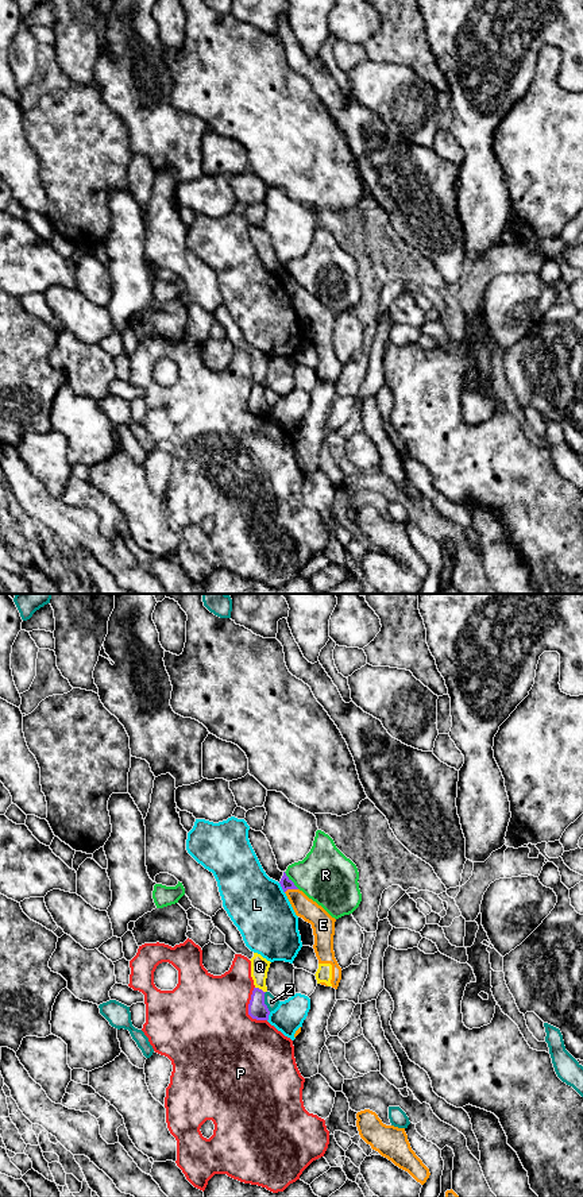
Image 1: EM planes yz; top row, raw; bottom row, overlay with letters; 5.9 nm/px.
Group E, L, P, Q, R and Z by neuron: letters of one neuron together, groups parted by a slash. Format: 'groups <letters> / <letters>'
groups E Q / L / P / R / Z

